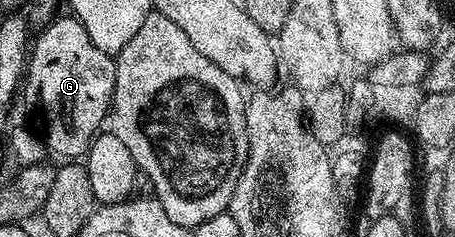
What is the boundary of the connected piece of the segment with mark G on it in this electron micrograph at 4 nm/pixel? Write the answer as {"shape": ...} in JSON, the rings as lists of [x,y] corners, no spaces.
{"shape":[[[74,16],[67,18],[56,17],[48,21],[47,26],[34,39],[29,50],[29,61],[25,75],[25,92],[33,101],[39,102],[43,109],[43,132],[48,151],[53,155],[60,154],[63,160],[79,160],[86,155],[92,142],[104,129],[109,118],[111,100],[115,96],[115,58],[110,54],[101,52],[93,40],[89,40],[89,32],[79,23]]]}

